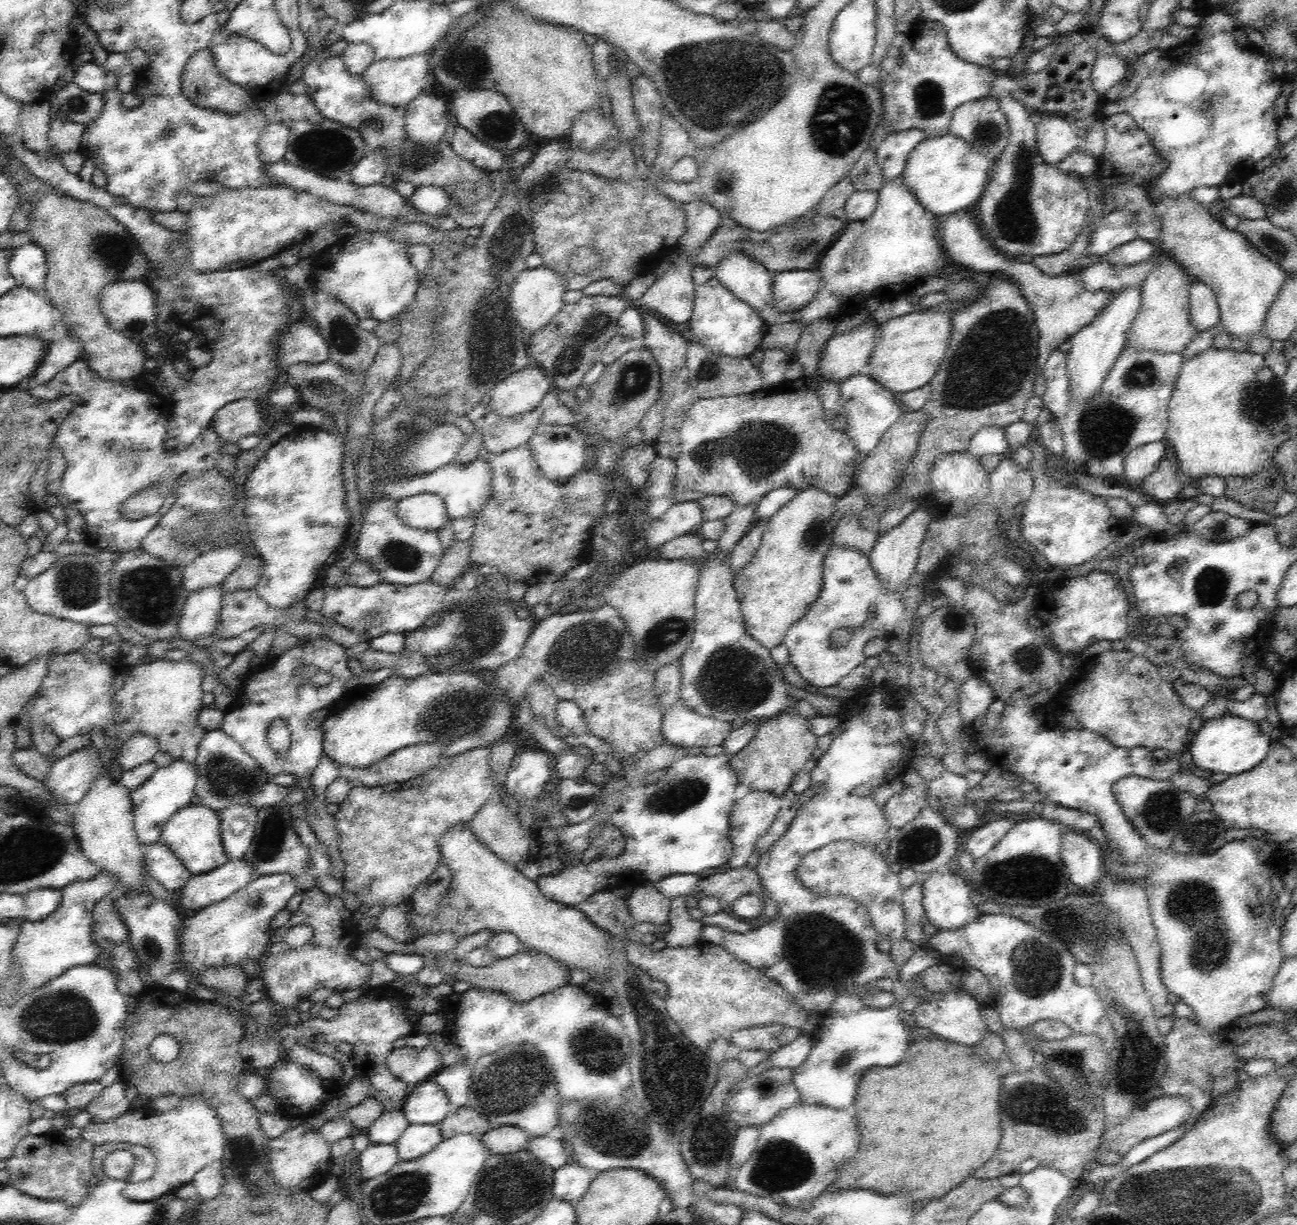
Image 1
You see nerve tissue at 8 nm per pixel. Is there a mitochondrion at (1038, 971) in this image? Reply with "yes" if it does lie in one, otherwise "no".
yes

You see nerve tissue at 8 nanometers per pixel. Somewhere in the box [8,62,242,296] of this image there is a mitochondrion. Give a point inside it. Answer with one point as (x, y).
(106, 245)

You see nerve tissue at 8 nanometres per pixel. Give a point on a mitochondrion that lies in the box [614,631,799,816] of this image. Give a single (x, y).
(729, 682)

